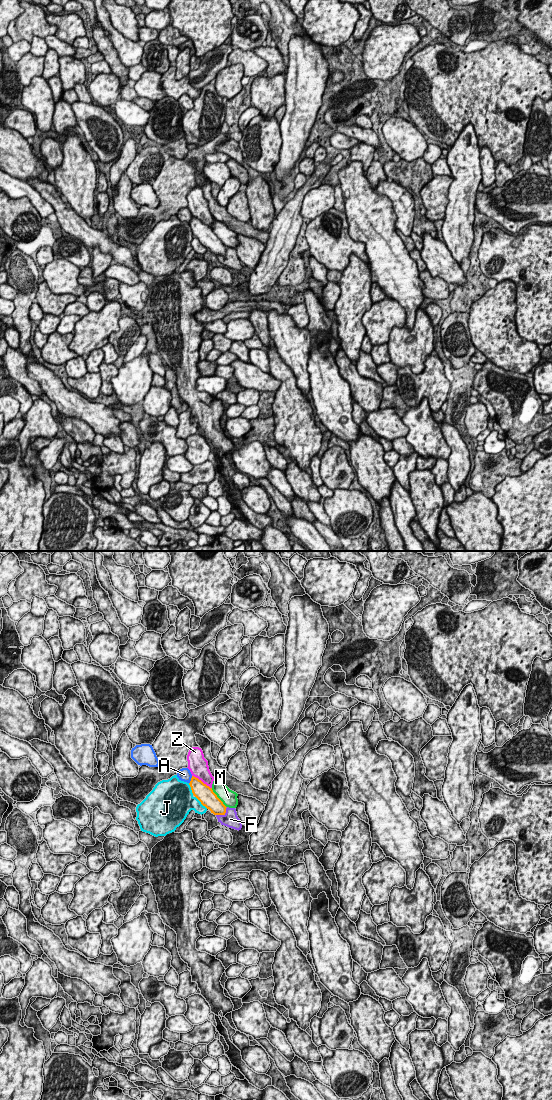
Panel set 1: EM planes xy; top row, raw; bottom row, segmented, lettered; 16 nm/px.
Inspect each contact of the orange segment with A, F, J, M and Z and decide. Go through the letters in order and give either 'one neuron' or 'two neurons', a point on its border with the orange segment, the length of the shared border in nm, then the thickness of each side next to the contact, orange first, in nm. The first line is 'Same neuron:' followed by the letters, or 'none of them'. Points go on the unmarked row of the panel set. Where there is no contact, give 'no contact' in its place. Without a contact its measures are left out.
Same neuron: none of them
A: two neurons; contact xy (191, 220); length 140 nm; calibres 280 and 220 nm
F: two neurons; contact xy (223, 254); length 240 nm; calibres 240 and 240 nm
J: two neurons; contact xy (201, 243); length 280 nm; calibres 280 and 300 nm
M: two neurons; contact xy (218, 238); length 400 nm; calibres 280 and 260 nm
Z: two neurons; contact xy (201, 221); length 380 nm; calibres 280 and 320 nm

